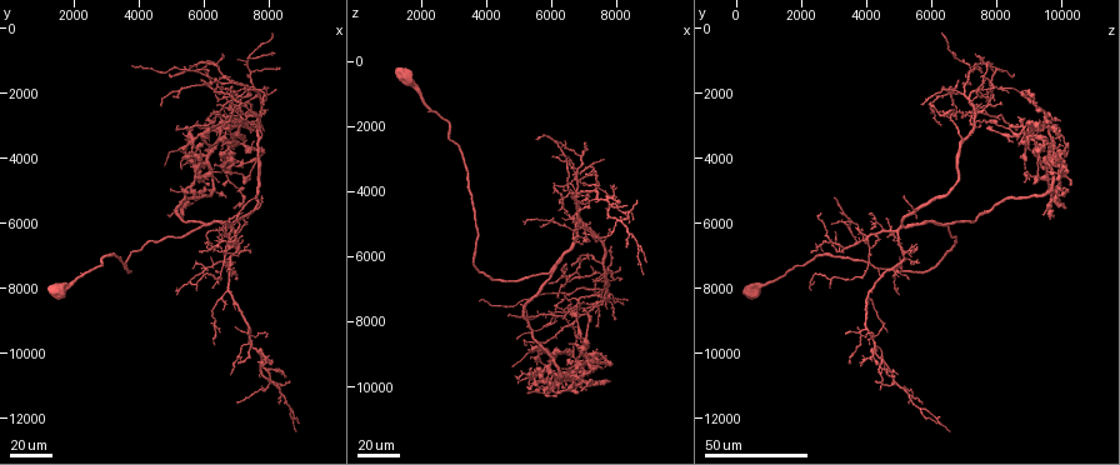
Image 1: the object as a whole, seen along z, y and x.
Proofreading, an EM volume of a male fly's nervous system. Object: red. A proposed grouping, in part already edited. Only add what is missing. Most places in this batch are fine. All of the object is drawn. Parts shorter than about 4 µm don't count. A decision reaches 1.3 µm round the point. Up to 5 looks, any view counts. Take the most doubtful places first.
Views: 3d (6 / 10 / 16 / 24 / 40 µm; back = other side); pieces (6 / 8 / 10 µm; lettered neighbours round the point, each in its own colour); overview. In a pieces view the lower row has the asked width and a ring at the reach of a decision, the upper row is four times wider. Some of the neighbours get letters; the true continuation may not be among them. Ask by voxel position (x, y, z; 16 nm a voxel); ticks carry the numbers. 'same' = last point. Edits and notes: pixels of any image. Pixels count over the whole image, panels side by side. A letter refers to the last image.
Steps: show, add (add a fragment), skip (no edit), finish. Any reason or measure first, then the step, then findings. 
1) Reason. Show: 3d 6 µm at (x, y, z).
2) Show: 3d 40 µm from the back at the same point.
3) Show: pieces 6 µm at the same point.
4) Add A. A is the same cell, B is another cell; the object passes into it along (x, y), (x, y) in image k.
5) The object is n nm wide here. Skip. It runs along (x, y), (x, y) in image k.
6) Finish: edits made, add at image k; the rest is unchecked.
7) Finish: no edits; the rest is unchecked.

Branch stops here. Show: 3d 24 µm at (9000, 12100, 6100).

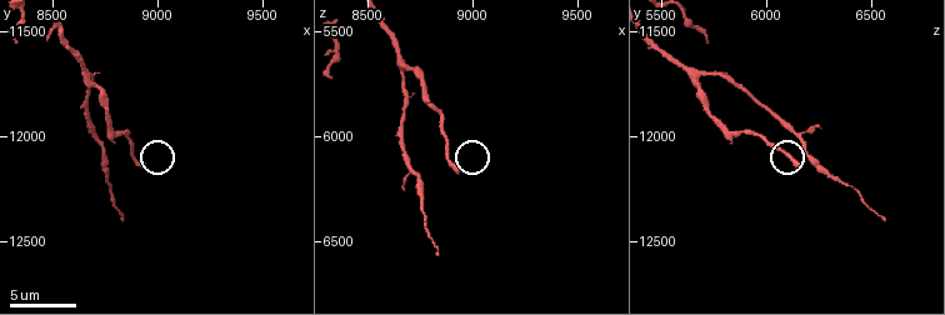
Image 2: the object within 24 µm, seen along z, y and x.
Closer look. Show: 3d 6 µm at (8930, 12120, 6170).

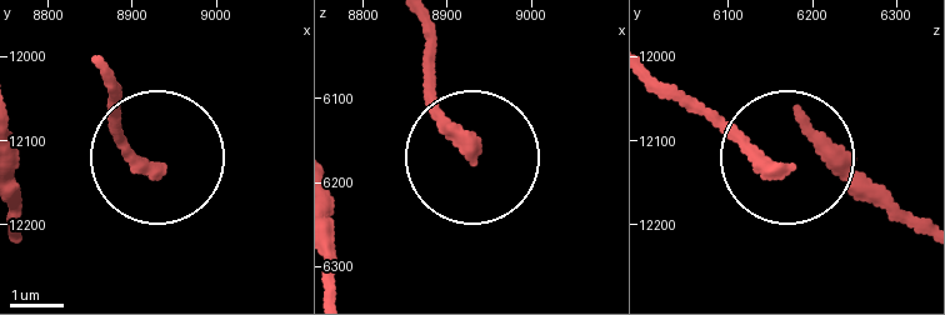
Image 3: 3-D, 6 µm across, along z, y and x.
Show: pieces 8 µm at (8925, 12135, 6165).

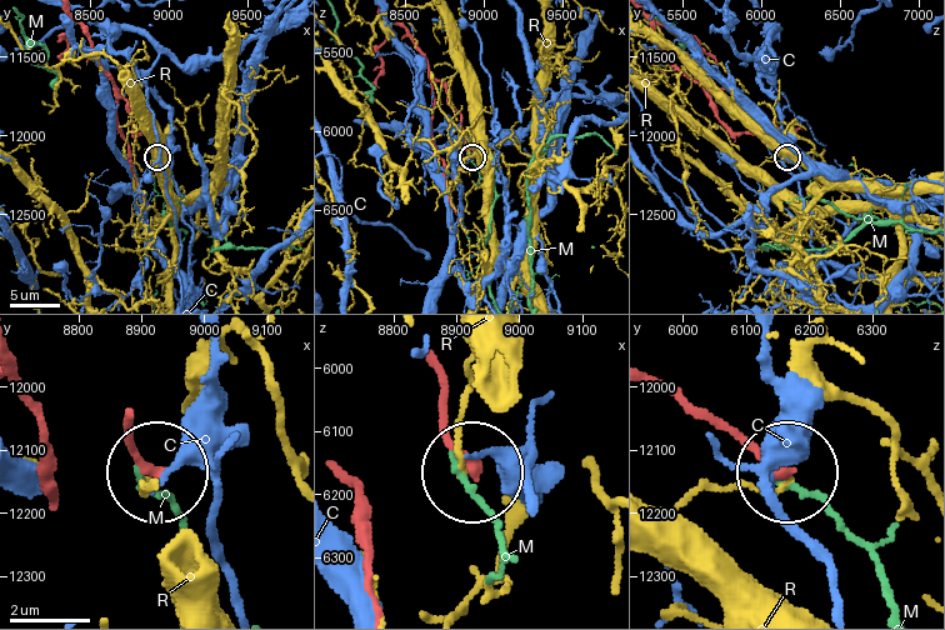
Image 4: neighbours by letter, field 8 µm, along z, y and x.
Skip. C, M and R are other cells; it runs along (124, 414), (126, 441), (150, 468) in image 4; no lettered fragment goes on from it.

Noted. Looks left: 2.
Free end. Show: 3d 40 µm at (8300, 11100, 4400).

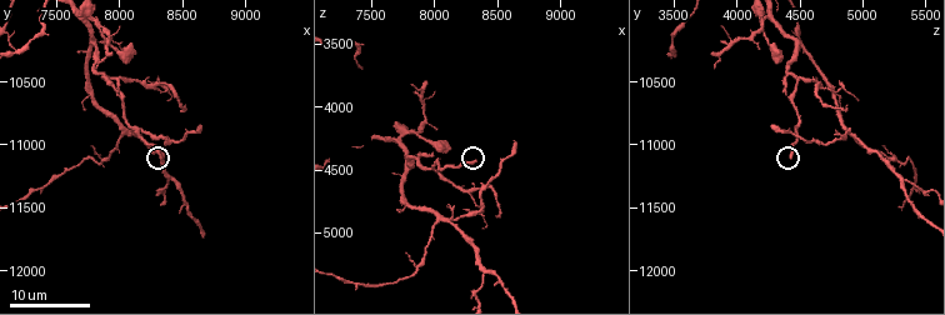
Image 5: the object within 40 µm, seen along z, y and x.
Show: pieces 6 µm at (8340, 11100, 4420).

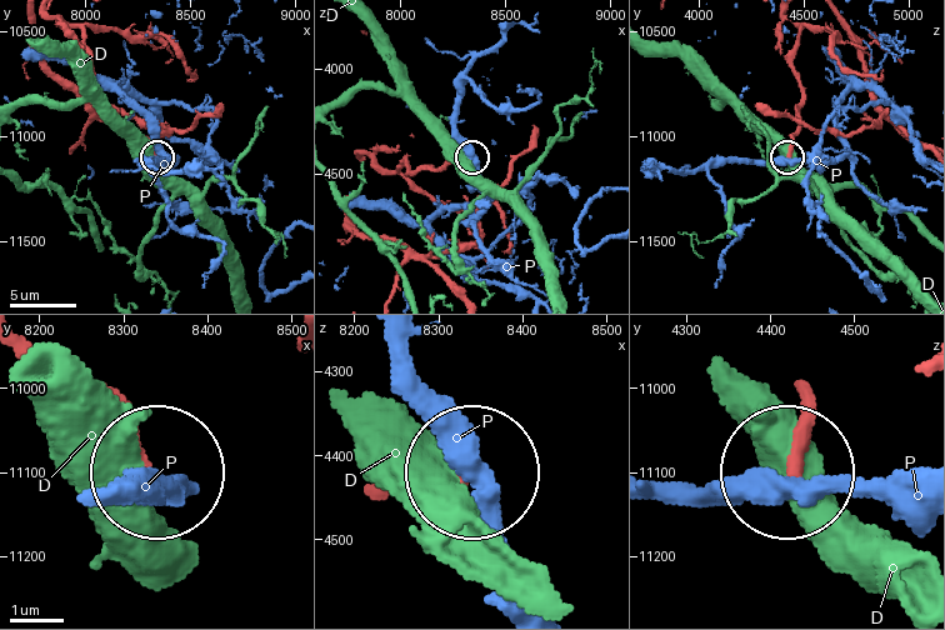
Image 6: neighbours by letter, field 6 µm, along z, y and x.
Skip. D and P are other cells; it runs along (810, 400), (788, 463) in image 6; no lettered fragment goes on from it.

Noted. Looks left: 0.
Finish: no edits; the rest is unchecked.

